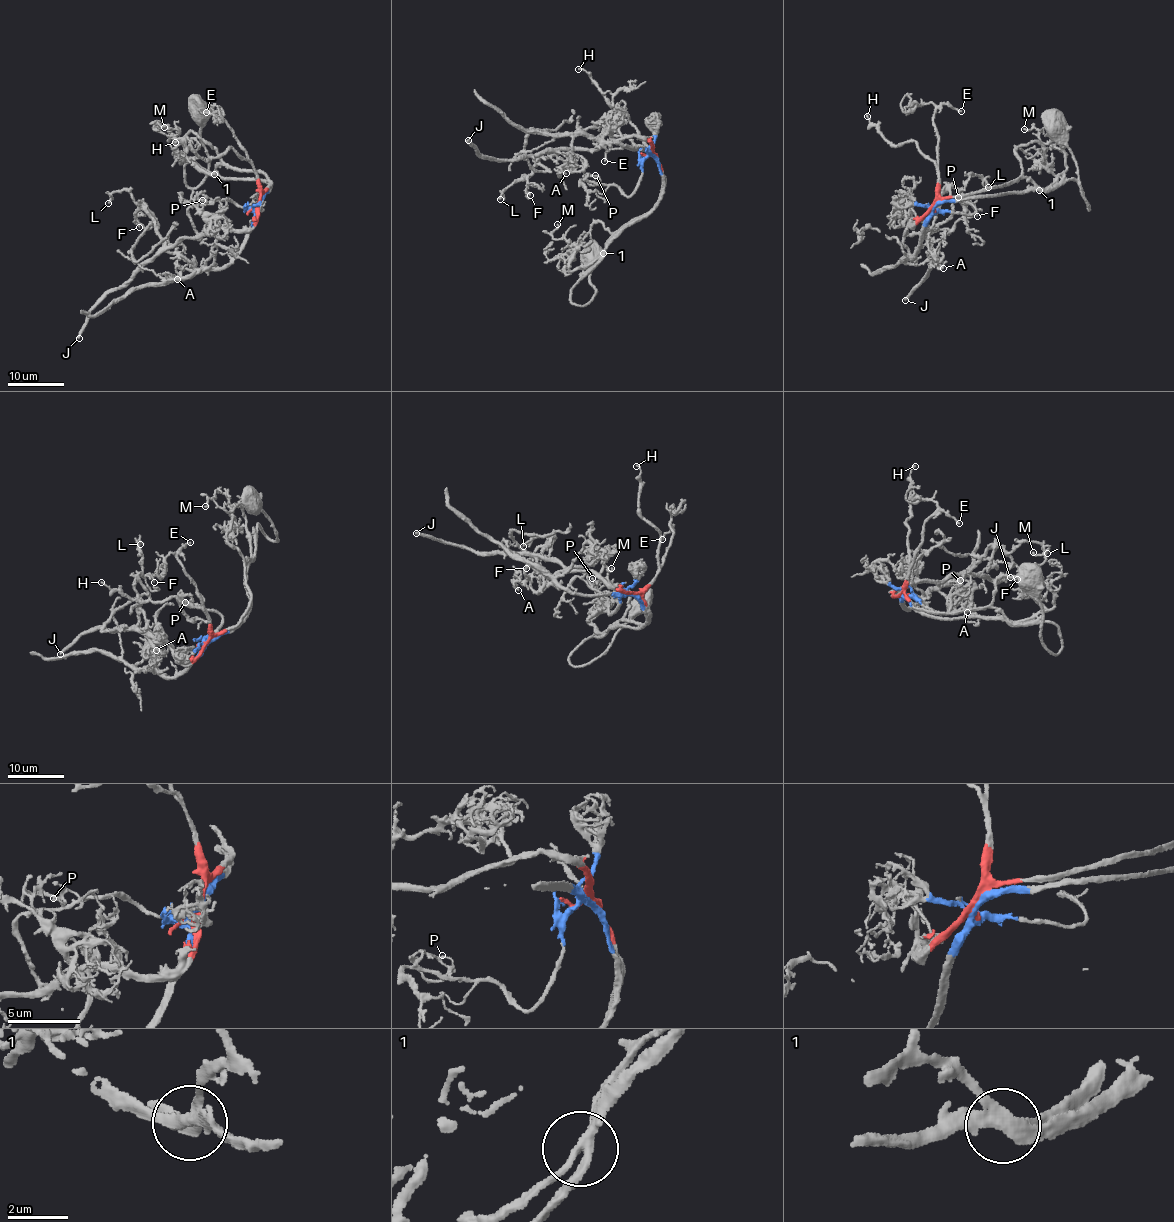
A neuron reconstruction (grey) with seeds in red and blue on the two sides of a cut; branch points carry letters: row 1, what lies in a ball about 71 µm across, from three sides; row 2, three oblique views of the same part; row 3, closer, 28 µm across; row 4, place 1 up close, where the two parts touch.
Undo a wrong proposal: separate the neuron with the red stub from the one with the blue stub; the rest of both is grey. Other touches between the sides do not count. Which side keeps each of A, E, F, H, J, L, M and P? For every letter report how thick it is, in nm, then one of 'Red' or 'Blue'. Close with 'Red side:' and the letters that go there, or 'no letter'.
A: Thickness 110 nm. Blue
E: Thickness 160 nm. Red
F: Thickness 180 nm. Red
H: Thickness 140 nm. Red
J: Thickness 300 nm. Red
L: Thickness 130 nm. Red
M: Thickness 160 nm. Blue
P: Thickness 110 nm. Blue
Red side: E, F, H, J, L

